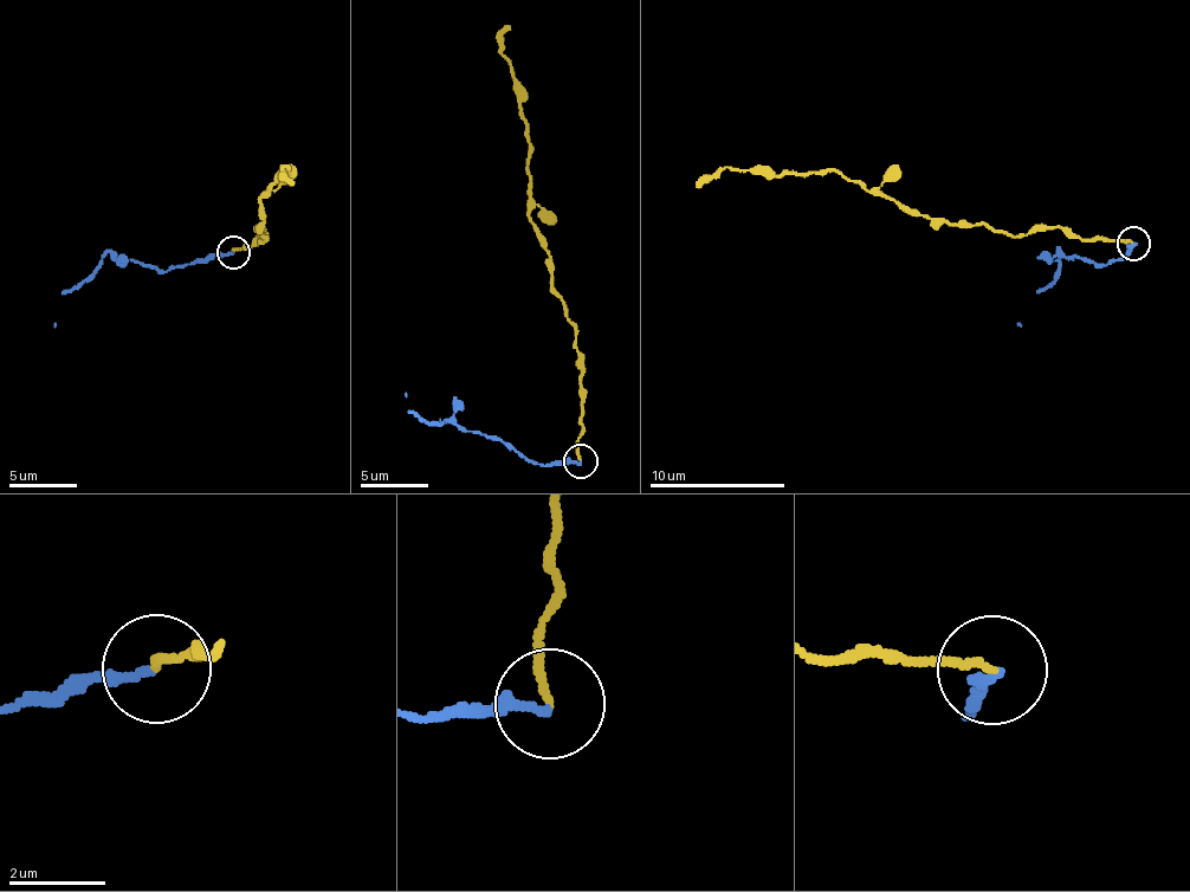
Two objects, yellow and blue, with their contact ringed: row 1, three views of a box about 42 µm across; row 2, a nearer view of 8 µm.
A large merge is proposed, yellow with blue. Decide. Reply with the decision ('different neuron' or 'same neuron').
different neuron

